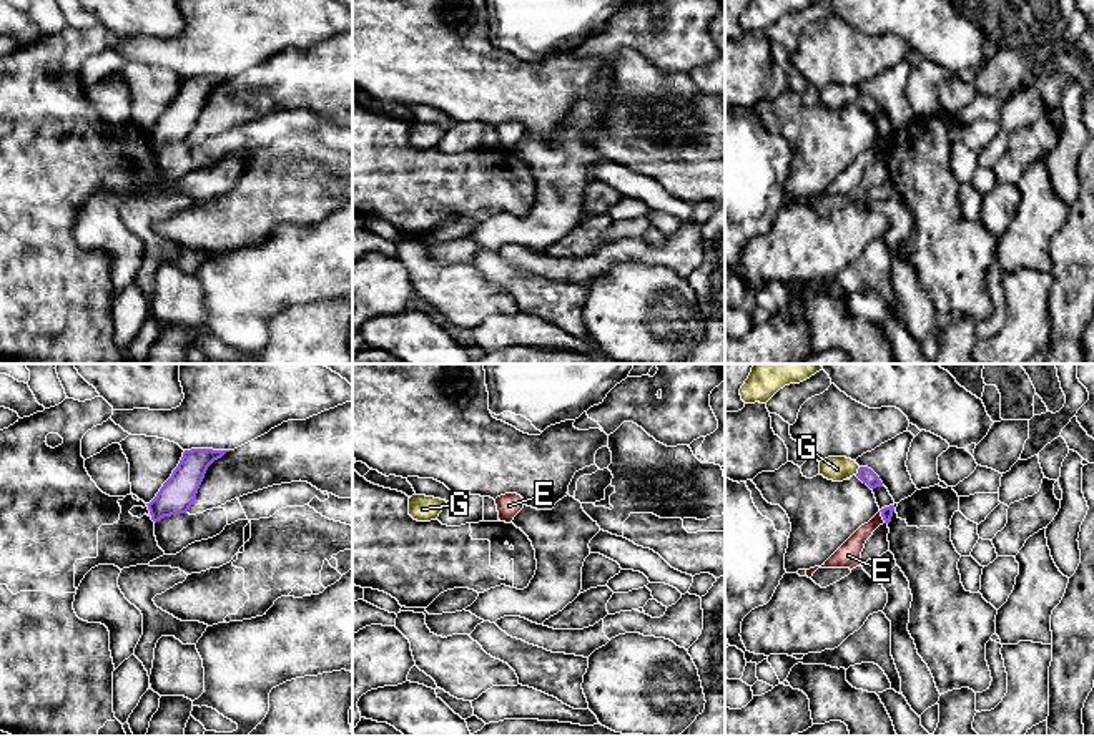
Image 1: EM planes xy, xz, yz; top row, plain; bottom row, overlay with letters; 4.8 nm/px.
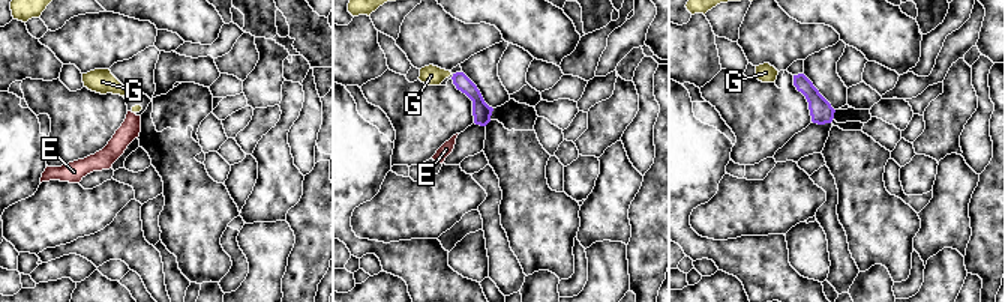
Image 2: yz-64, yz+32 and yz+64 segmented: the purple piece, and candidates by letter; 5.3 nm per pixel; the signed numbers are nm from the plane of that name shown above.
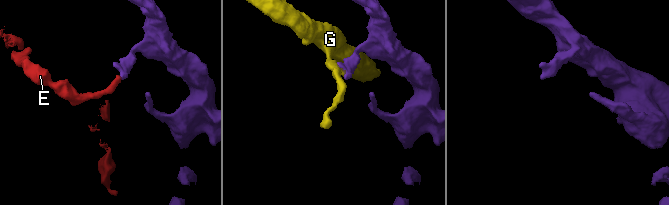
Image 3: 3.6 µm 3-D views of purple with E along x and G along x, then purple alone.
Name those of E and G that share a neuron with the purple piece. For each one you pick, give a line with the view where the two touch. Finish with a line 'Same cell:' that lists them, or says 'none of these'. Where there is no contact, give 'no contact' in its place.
Same cell: none of these

